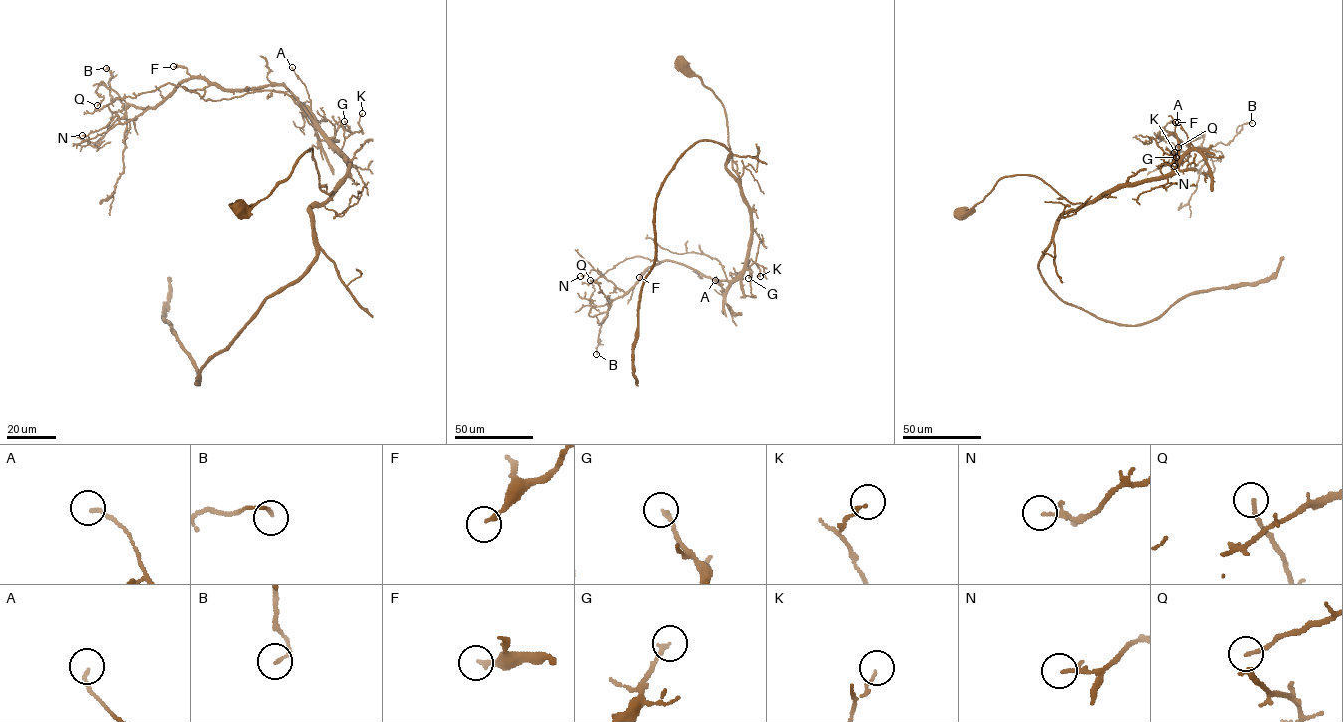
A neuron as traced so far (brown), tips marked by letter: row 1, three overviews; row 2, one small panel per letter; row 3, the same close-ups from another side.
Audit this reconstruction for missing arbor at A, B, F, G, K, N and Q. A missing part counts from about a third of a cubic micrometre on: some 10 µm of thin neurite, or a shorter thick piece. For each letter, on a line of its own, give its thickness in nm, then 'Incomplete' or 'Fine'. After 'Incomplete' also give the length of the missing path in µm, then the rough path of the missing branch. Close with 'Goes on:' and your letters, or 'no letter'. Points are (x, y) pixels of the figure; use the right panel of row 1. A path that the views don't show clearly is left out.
A: Thickness 140 nm. Fine
B: Thickness 140 nm. Fine
F: Thickness 200 nm. Fine
G: Thickness 180 nm. Fine
K: Thickness 110 nm. Fine
N: Thickness 110 nm. Fine
Q: Thickness 140 nm. Fine
Goes on: no letter

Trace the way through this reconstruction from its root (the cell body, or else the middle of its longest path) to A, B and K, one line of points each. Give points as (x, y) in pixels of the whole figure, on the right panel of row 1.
A: (964, 213), (1015, 175), (1037, 176), (1072, 203), (1163, 179), (1189, 148), (1178, 122)
B: (964, 213), (1015, 175), (1093, 203), (1174, 168), (1178, 141), (1163, 129), (1208, 148), (1252, 123)
K: (964, 213), (1015, 175), (1037, 176), (1072, 203), (1093, 203), (1158, 179), (1157, 166), (1172, 163), (1174, 152)

